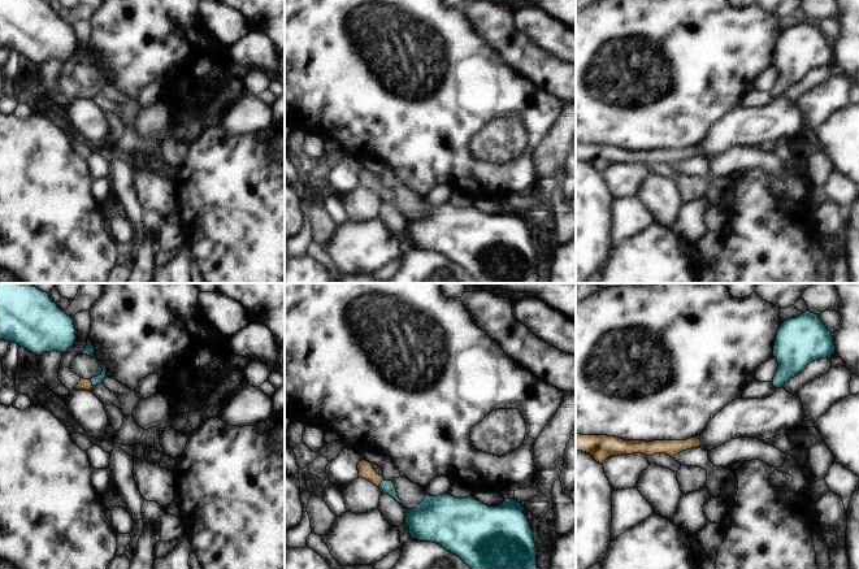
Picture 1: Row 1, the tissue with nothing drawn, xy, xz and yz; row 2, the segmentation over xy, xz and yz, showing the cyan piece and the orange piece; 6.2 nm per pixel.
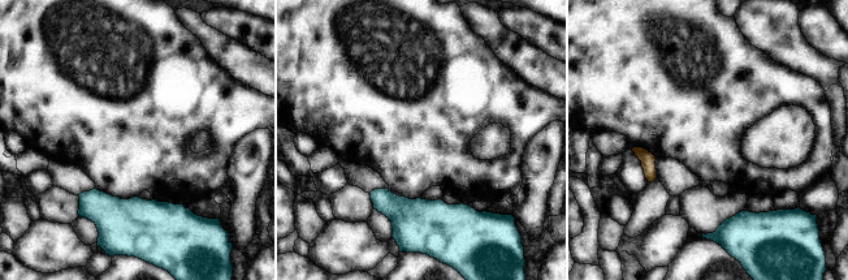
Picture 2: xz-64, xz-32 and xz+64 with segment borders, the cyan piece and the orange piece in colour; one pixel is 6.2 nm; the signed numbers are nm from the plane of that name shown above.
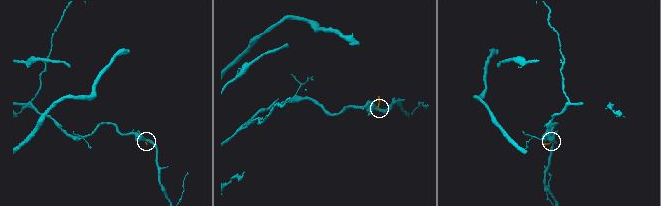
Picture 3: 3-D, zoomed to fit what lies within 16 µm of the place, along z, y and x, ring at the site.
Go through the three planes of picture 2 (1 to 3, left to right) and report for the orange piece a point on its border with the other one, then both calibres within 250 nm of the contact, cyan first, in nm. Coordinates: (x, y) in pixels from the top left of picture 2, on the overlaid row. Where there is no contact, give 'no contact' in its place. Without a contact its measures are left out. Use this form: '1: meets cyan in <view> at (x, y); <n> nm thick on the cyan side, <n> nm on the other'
1: no contact
2: no contact
3: no contact

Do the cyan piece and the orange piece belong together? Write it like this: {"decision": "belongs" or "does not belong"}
{"decision": "belongs"}

